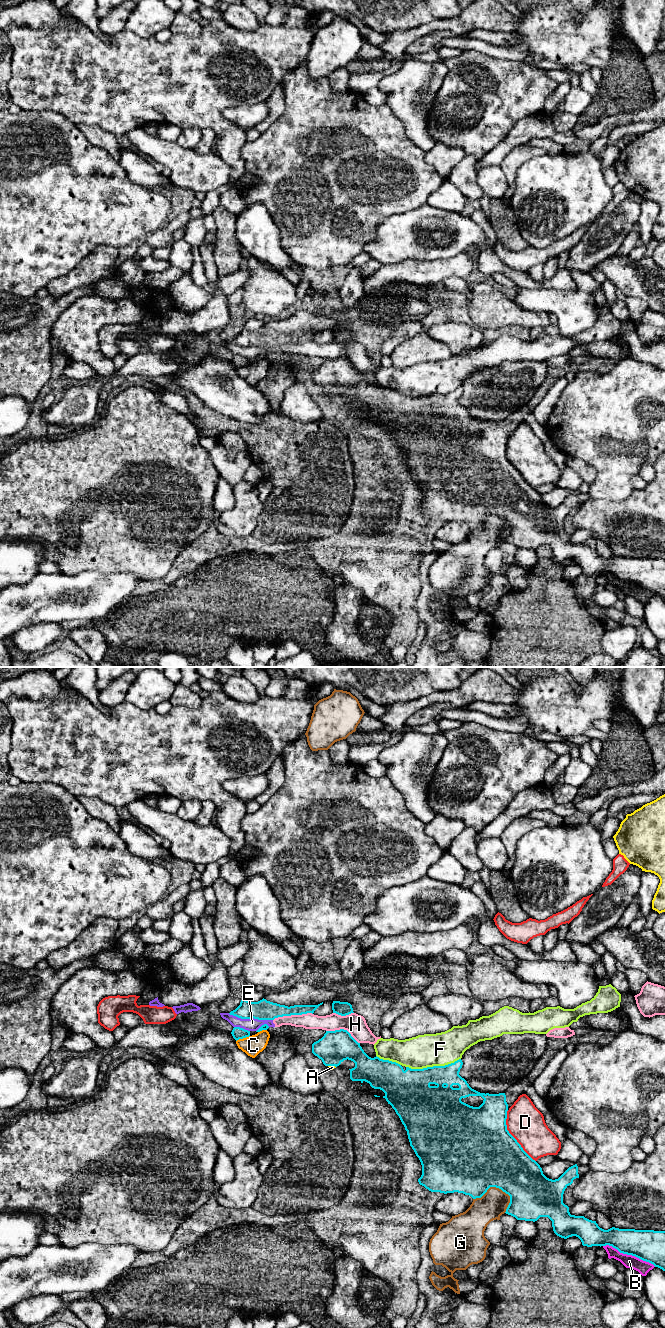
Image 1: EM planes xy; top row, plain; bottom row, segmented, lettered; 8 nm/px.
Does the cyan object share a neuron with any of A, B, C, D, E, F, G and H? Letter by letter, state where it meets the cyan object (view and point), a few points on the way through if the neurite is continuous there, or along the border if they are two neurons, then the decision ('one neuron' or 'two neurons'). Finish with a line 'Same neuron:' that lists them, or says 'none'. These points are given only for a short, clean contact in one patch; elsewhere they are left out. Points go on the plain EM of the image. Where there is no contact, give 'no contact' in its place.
A: xy (332, 393) | two neurons
B: xy (629, 582) | two neurons
C: xy (242, 366) | two neurons
D: xy (512, 464) | two neurons
E: xy (250, 346) | along xy (228, 341), (241, 346), (272, 348) | two neurons
F: xy (433, 394) | two neurons
G: xy (491, 514) | two neurons
H: xy (292, 342) | two neurons
Same neuron: none

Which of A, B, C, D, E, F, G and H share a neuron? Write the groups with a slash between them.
A / B / C / D / E H / F / G

